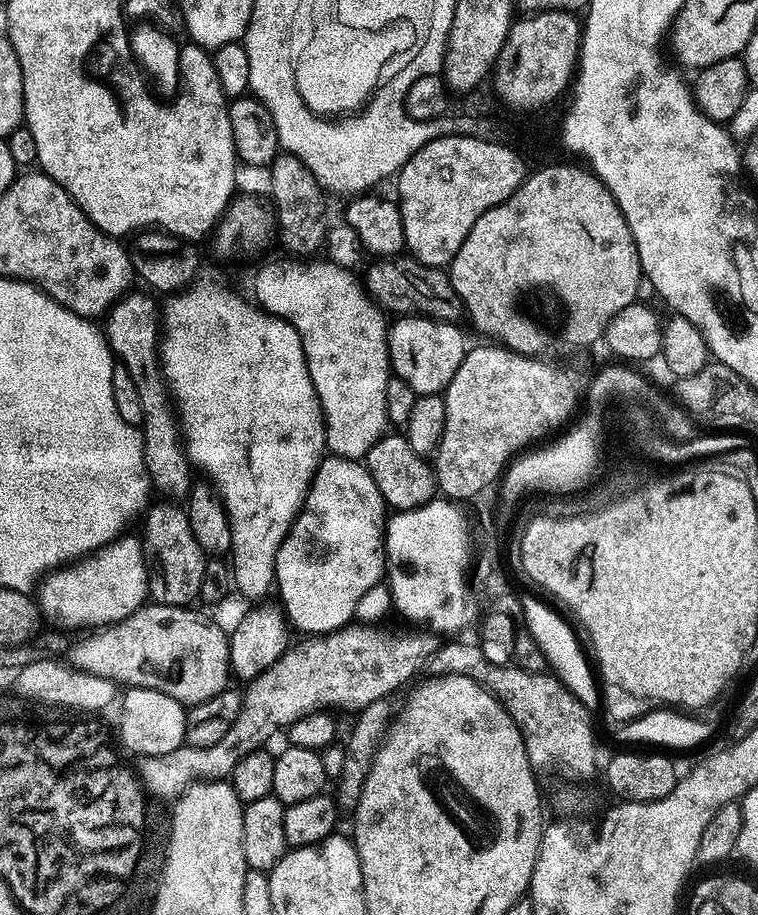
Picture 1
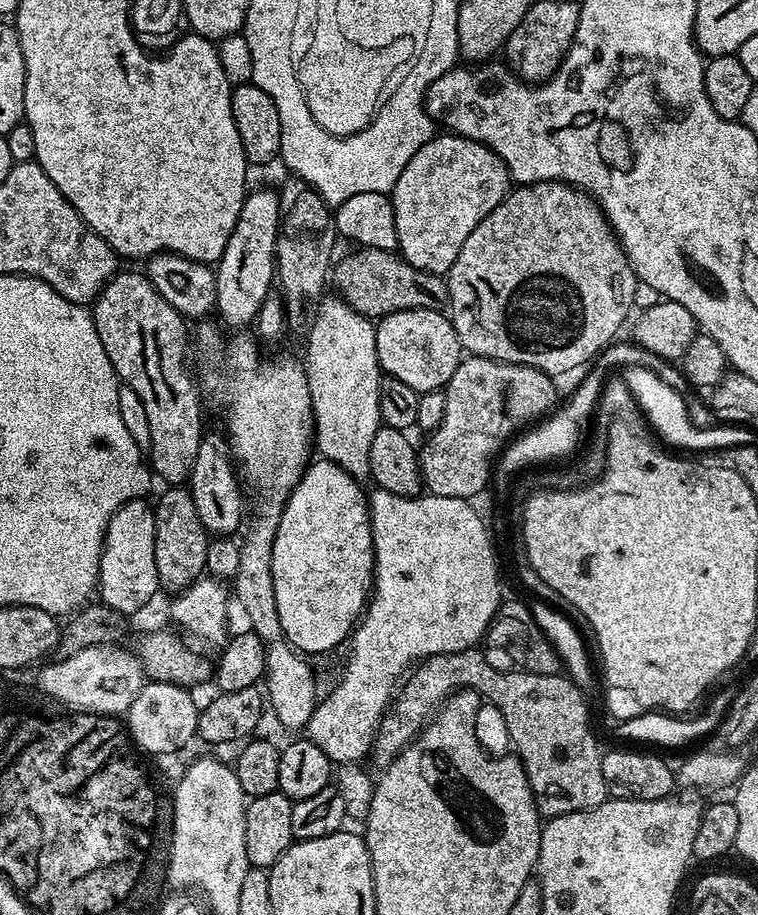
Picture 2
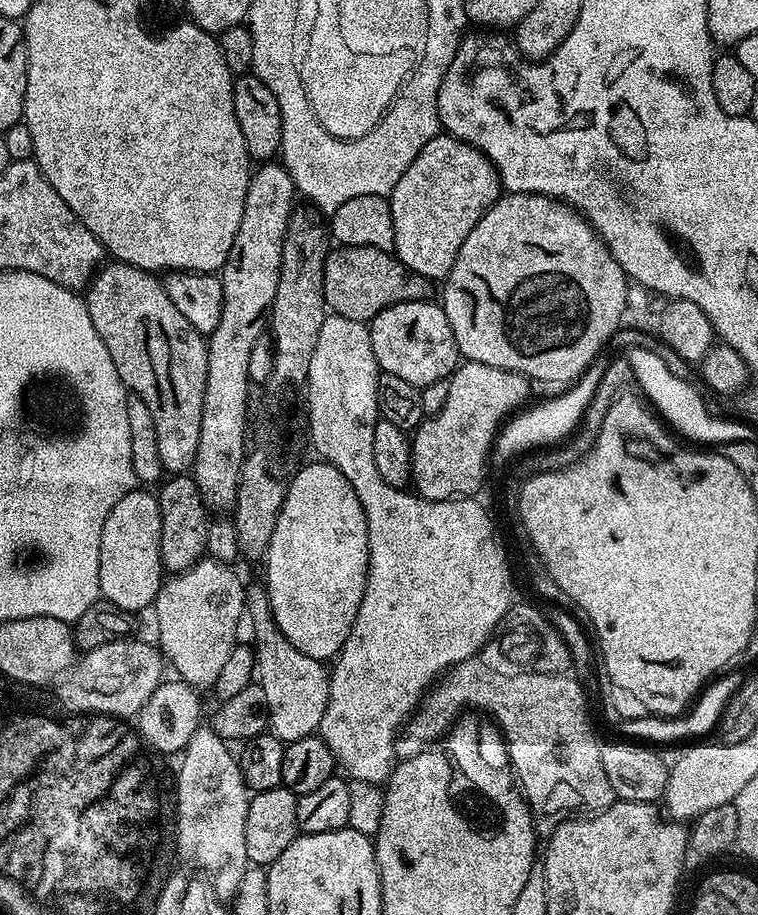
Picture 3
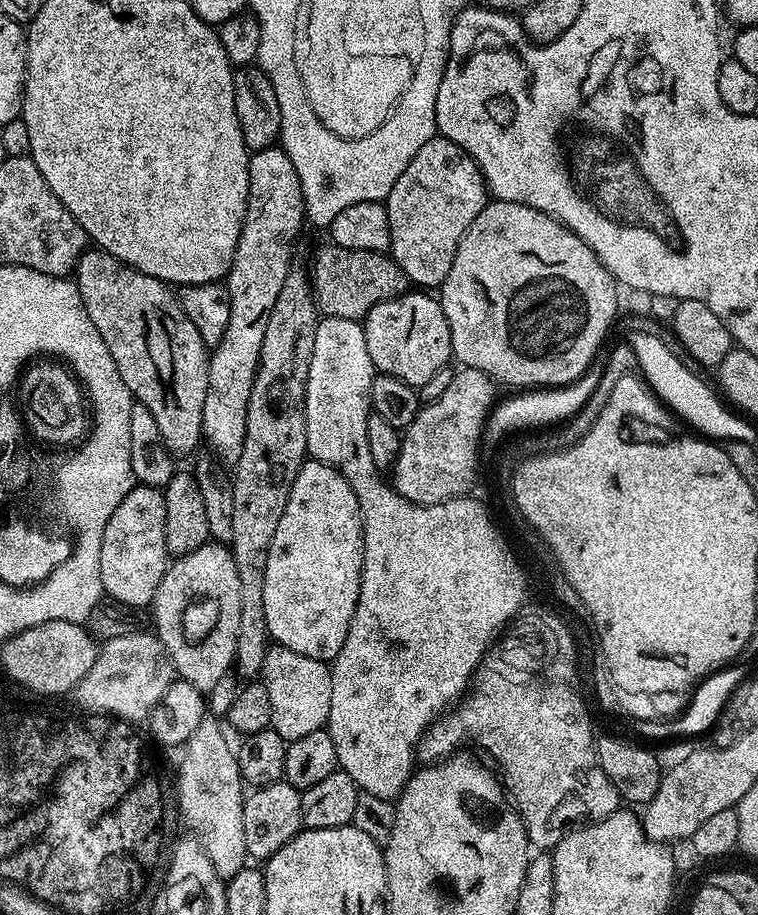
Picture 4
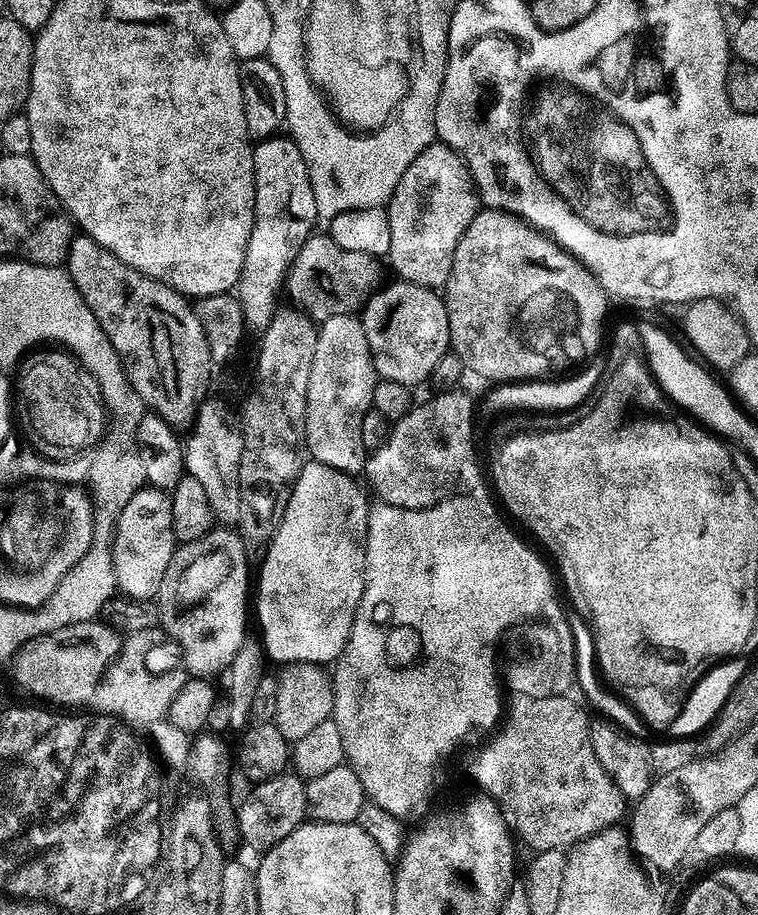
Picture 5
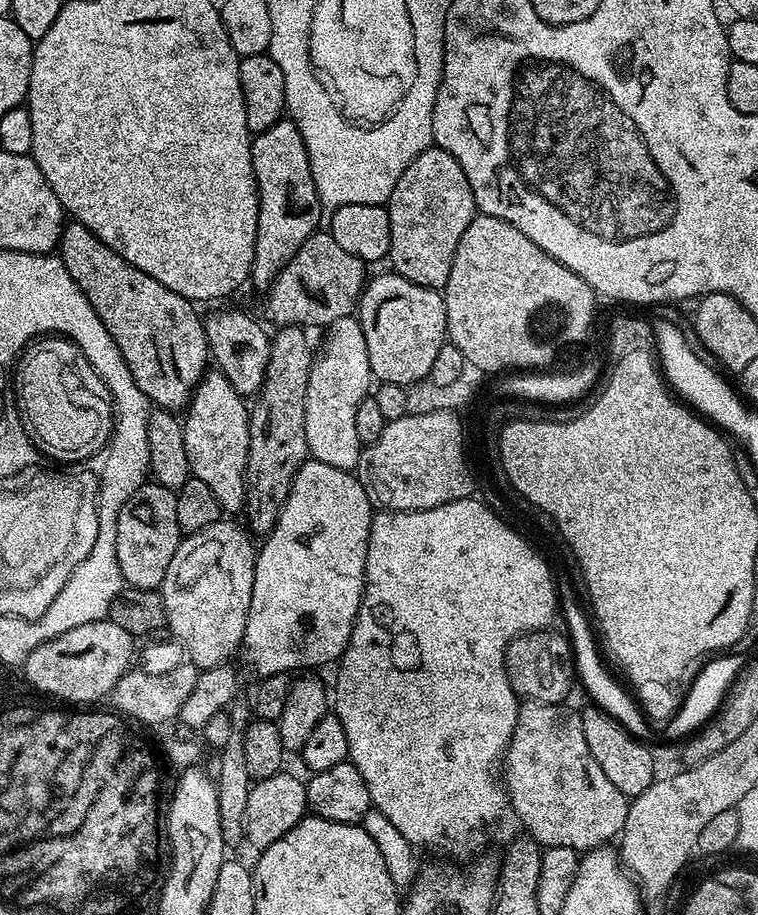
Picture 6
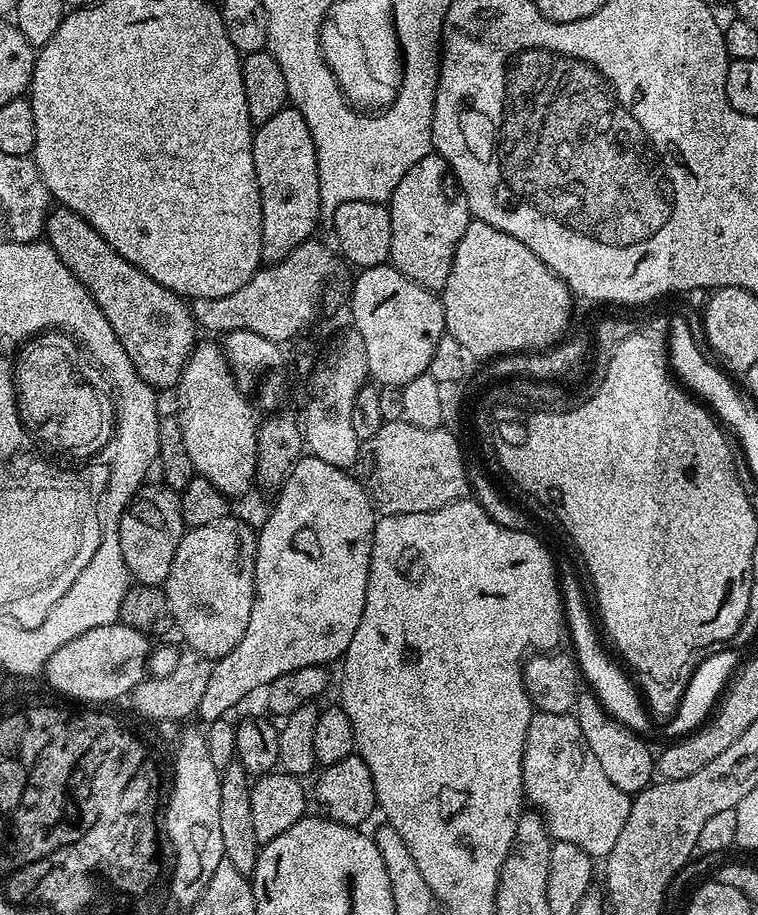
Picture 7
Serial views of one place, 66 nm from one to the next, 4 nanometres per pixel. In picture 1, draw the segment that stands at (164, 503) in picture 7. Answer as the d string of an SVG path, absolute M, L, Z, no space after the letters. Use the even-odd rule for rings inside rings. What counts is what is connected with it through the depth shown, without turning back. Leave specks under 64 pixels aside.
M121 534L102 548L96 549L86 561L61 569L42 587L38 595L41 613L53 620L53 625L73 630L88 624L107 626L124 620L144 607L148 594L148 559L144 556L144 541L139 535Z

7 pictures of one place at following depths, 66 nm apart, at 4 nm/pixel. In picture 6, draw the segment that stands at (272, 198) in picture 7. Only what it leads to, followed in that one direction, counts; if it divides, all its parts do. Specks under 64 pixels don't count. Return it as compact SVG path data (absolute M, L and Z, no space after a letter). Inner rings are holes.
M281 118L274 126L270 126L270 130L259 133L253 139L252 165L260 205L250 280L258 287L267 289L275 280L276 273L288 265L294 254L298 254L302 242L306 242L306 238L310 238L321 227L322 209L306 146L293 120Z

